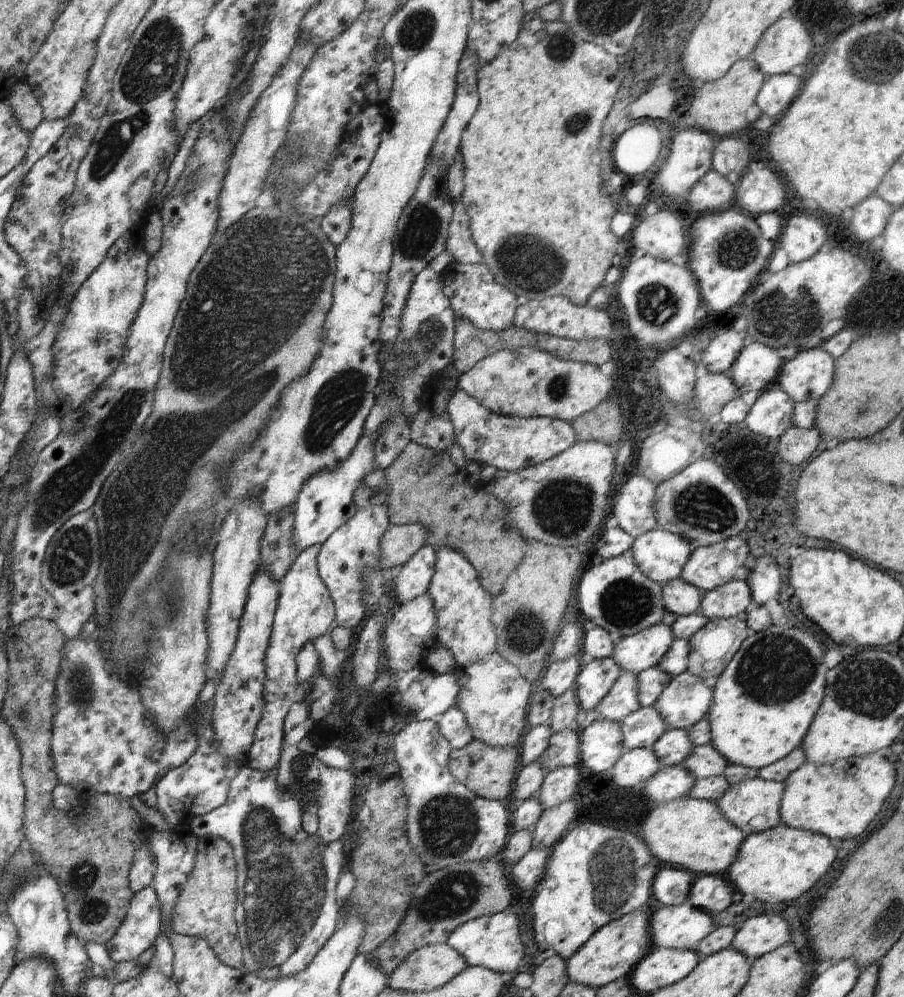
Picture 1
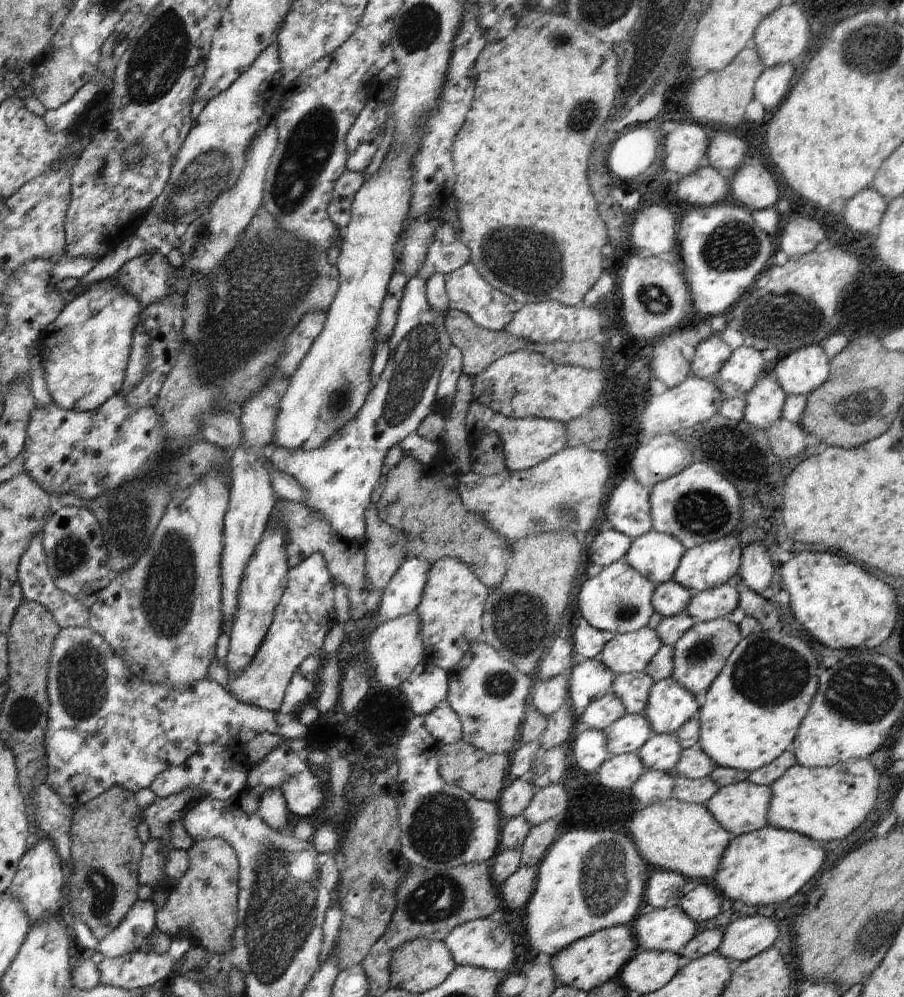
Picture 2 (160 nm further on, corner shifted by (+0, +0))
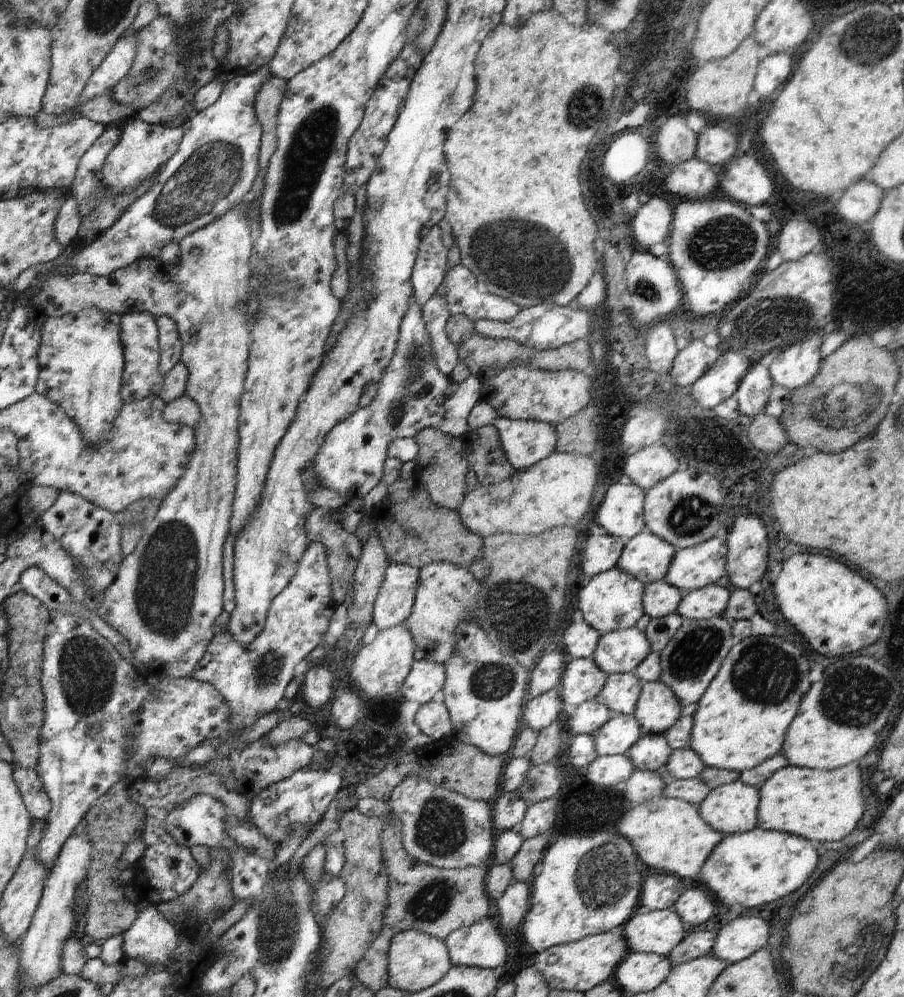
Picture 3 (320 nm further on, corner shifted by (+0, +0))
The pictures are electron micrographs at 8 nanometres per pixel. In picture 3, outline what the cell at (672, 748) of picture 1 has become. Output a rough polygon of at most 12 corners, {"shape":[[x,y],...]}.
{"shape":[[645,733],[626,755],[640,771],[656,771],[672,749],[663,733]]}

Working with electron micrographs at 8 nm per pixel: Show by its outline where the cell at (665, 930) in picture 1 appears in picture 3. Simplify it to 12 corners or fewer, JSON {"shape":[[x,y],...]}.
{"shape":[[672,908],[635,913],[628,952],[668,956],[687,924]]}

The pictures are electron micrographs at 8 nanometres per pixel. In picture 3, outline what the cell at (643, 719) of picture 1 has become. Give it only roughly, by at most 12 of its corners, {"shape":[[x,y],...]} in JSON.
{"shape":[[616,715],[594,734],[600,755],[624,755],[644,734]]}

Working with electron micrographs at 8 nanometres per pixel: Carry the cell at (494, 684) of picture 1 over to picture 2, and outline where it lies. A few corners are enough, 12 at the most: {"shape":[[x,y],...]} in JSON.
{"shape":[[485,641],[449,672],[461,740],[514,752],[535,680]]}

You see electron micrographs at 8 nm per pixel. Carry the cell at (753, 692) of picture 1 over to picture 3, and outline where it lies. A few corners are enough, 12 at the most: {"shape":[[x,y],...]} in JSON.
{"shape":[[736,644],[697,702],[689,747],[741,773],[778,755],[808,660]]}

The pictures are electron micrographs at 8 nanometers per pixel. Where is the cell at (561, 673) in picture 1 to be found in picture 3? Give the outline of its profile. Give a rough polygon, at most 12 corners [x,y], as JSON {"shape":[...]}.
{"shape":[[560,688],[530,700],[523,722],[537,733],[556,722],[563,710]]}

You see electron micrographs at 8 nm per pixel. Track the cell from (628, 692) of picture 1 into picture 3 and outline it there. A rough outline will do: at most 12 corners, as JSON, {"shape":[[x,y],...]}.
{"shape":[[596,699],[584,701],[567,730],[593,735],[617,715]]}

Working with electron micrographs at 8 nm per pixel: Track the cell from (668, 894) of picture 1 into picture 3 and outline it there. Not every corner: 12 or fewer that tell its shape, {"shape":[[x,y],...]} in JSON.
{"shape":[[661,872],[642,883],[640,904],[672,909],[684,892],[676,875]]}

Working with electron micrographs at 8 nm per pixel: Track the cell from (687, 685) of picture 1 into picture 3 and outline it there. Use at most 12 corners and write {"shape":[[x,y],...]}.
{"shape":[[662,681],[642,685],[633,715],[645,733],[667,731],[681,716]]}

